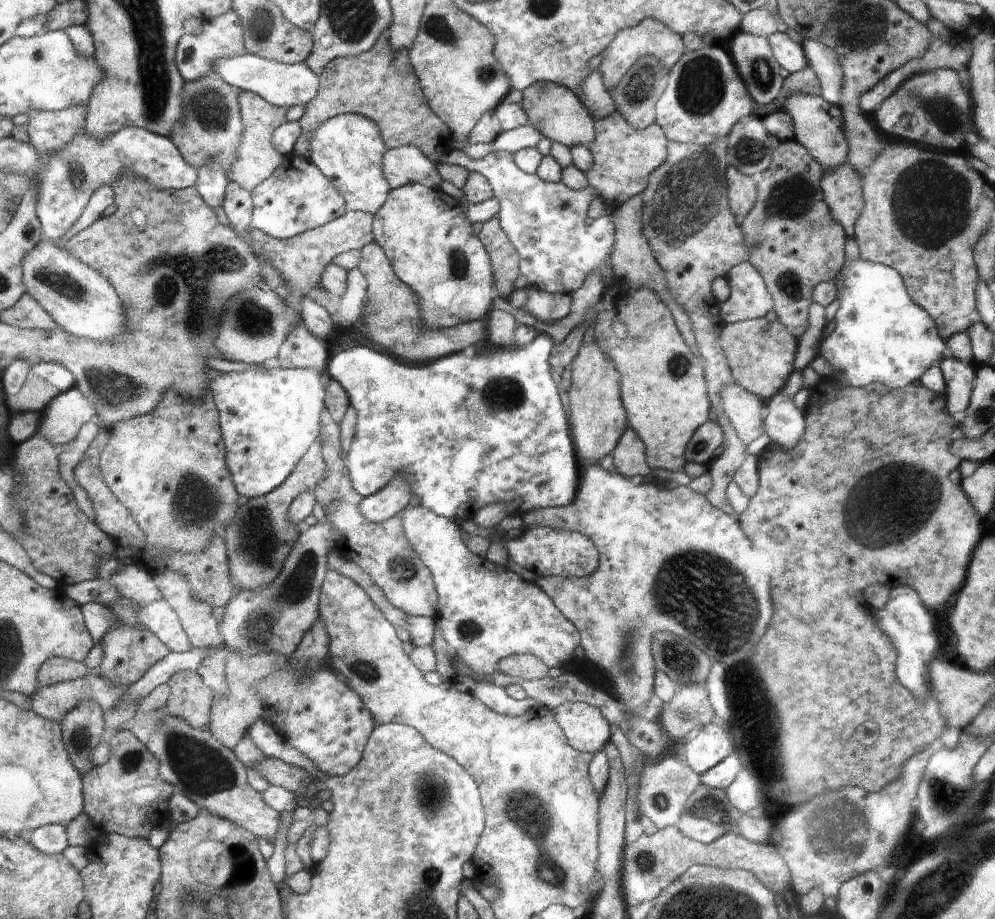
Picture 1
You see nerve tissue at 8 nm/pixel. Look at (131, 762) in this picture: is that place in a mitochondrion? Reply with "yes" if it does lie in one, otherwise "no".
yes

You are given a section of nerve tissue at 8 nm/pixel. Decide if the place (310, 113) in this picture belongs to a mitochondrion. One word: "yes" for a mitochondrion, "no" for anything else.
no

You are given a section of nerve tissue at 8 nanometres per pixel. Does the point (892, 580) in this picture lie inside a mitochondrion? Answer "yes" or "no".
no

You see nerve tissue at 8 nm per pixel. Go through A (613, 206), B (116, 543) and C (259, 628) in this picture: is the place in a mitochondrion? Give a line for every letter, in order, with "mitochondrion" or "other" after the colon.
A: other
B: other
C: mitochondrion

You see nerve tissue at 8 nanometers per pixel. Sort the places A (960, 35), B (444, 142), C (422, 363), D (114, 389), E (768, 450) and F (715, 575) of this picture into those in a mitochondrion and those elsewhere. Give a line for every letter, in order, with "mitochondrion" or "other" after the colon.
A: other
B: other
C: other
D: mitochondrion
E: other
F: mitochondrion

